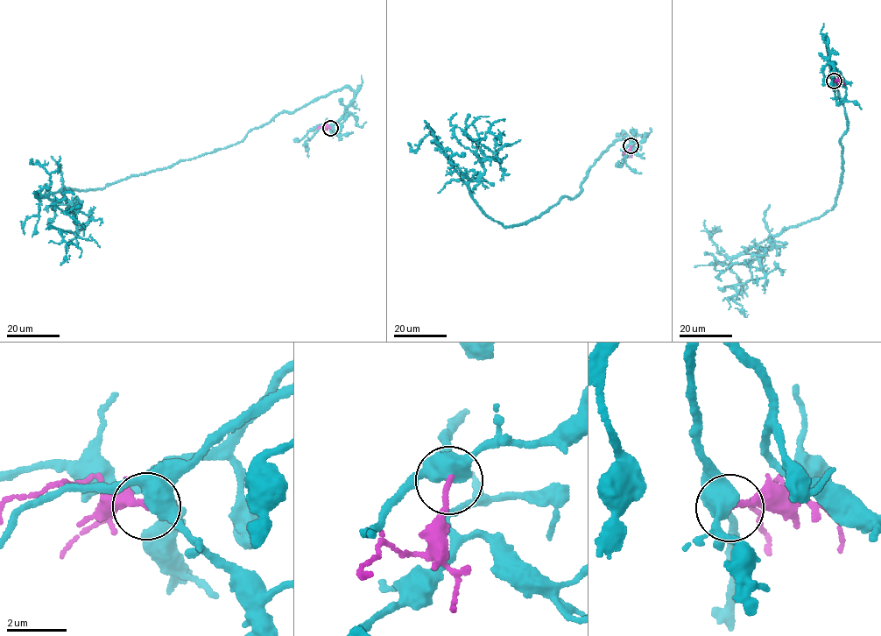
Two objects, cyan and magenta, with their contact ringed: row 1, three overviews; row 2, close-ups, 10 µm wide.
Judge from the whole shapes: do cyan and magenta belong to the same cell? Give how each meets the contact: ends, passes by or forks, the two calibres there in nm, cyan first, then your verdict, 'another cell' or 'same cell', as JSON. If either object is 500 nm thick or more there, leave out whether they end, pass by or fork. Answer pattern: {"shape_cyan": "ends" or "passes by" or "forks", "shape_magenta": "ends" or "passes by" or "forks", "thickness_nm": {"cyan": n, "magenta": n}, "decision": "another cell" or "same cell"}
{"shape_cyan": "forks", "shape_magenta": "ends", "thickness_nm": {"cyan": 440, "magenta": 180}, "decision": "another cell"}

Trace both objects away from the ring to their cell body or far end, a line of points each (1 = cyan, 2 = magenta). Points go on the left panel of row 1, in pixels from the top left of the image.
1: (330, 128), (347, 114), (348, 88), (212, 152), (101, 188), (65, 187), (77, 232), (59, 233), (79, 257)
2: (330, 128), (323, 125), (317, 130)

